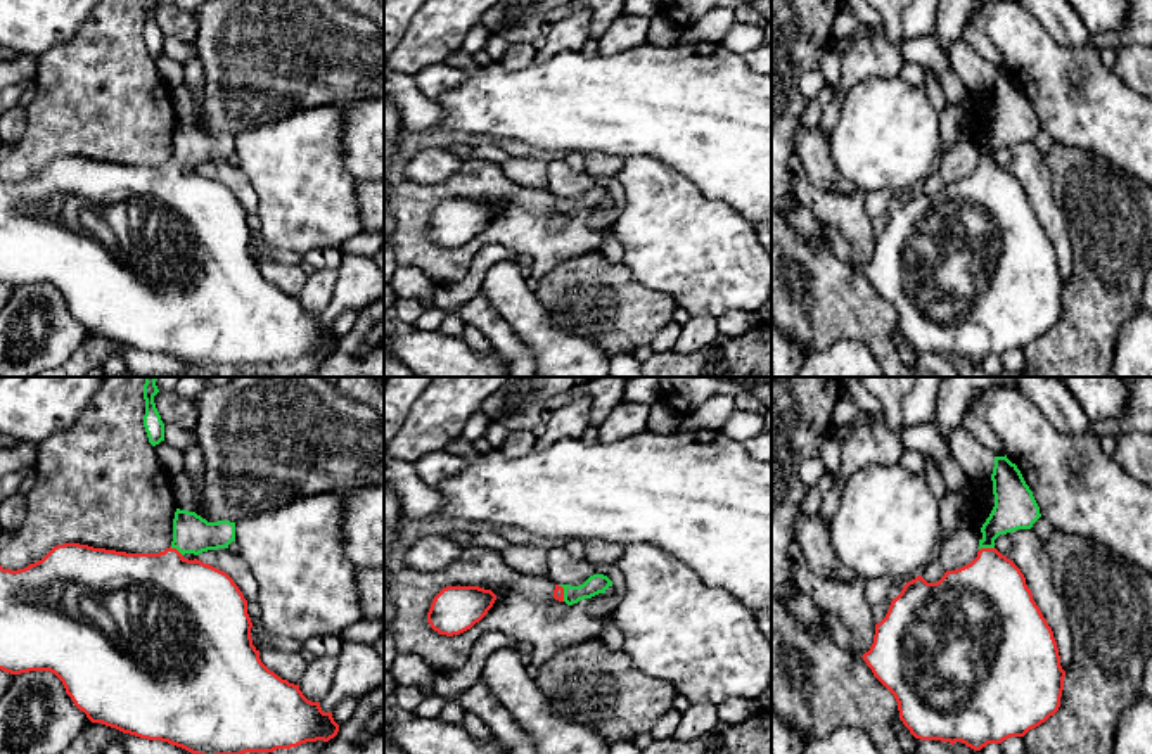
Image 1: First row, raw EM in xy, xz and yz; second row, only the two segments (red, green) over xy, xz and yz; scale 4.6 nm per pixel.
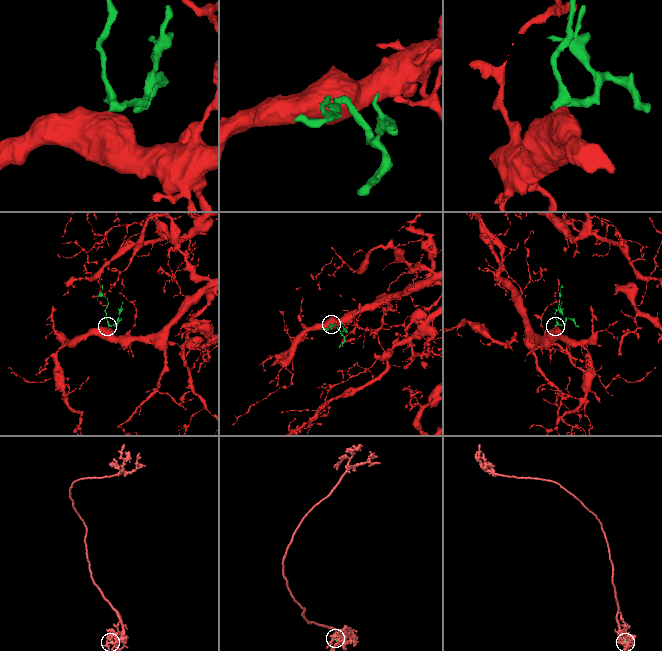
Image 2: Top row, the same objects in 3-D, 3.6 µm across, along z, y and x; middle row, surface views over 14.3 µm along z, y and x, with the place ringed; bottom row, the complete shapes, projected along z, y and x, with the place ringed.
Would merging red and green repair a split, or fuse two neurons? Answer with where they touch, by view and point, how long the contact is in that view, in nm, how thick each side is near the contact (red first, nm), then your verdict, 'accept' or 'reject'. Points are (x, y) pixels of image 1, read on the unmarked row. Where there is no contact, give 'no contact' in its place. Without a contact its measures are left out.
yz (986, 161) | 70 nm | 400/190 nm | accept

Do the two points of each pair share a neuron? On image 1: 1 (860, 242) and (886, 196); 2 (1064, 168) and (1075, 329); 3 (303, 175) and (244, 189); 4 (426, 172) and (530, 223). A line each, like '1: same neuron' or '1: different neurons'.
1: different neurons
2: same neuron
3: different neurons
4: different neurons

